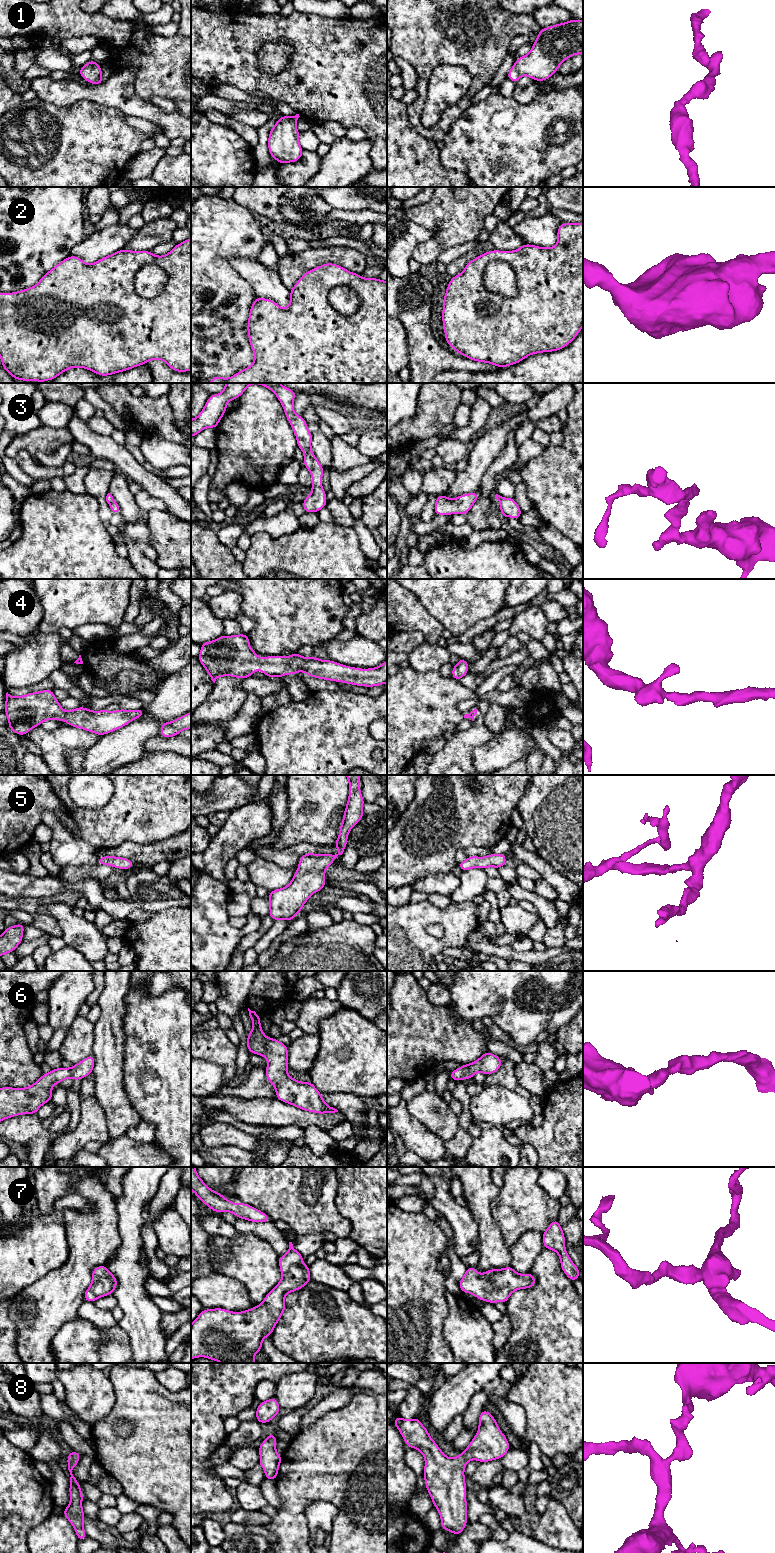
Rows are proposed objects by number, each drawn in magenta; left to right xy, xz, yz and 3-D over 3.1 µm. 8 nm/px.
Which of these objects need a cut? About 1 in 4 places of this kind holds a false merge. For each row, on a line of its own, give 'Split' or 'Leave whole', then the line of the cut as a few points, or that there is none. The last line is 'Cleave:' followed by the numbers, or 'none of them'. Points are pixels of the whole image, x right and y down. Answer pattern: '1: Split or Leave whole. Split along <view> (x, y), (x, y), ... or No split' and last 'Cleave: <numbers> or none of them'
1: Leave whole. No split
2: Split. Split along yz (490, 261), (505, 261), (511, 267), (515, 275), (518, 294)
3: Leave whole. No split
4: Leave whole. No split
5: Leave whole. No split
6: Leave whole. No split
7: Leave whole. No split
8: Leave whole. No split
Cleave: 2

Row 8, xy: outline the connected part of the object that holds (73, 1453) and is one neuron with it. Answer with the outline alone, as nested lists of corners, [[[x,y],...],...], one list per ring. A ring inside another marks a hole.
[[[72,1450],[67,1456],[68,1470],[70,1472],[70,1504],[64,1508],[63,1515],[72,1524],[75,1533],[78,1537],[78,1541],[85,1540],[87,1534],[84,1531],[83,1523],[85,1514],[82,1509],[83,1494],[80,1488],[80,1484],[77,1479],[73,1476],[72,1470],[76,1467],[80,1460],[81,1454],[77,1451]]]

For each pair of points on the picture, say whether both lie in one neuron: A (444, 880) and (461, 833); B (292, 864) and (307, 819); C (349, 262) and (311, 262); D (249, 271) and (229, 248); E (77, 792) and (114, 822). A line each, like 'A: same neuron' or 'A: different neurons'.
A: different neurons
B: different neurons
C: same neuron
D: different neurons
E: different neurons

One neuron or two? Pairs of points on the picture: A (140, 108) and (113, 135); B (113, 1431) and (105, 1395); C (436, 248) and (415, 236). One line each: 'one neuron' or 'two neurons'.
A: two neurons
B: two neurons
C: two neurons

